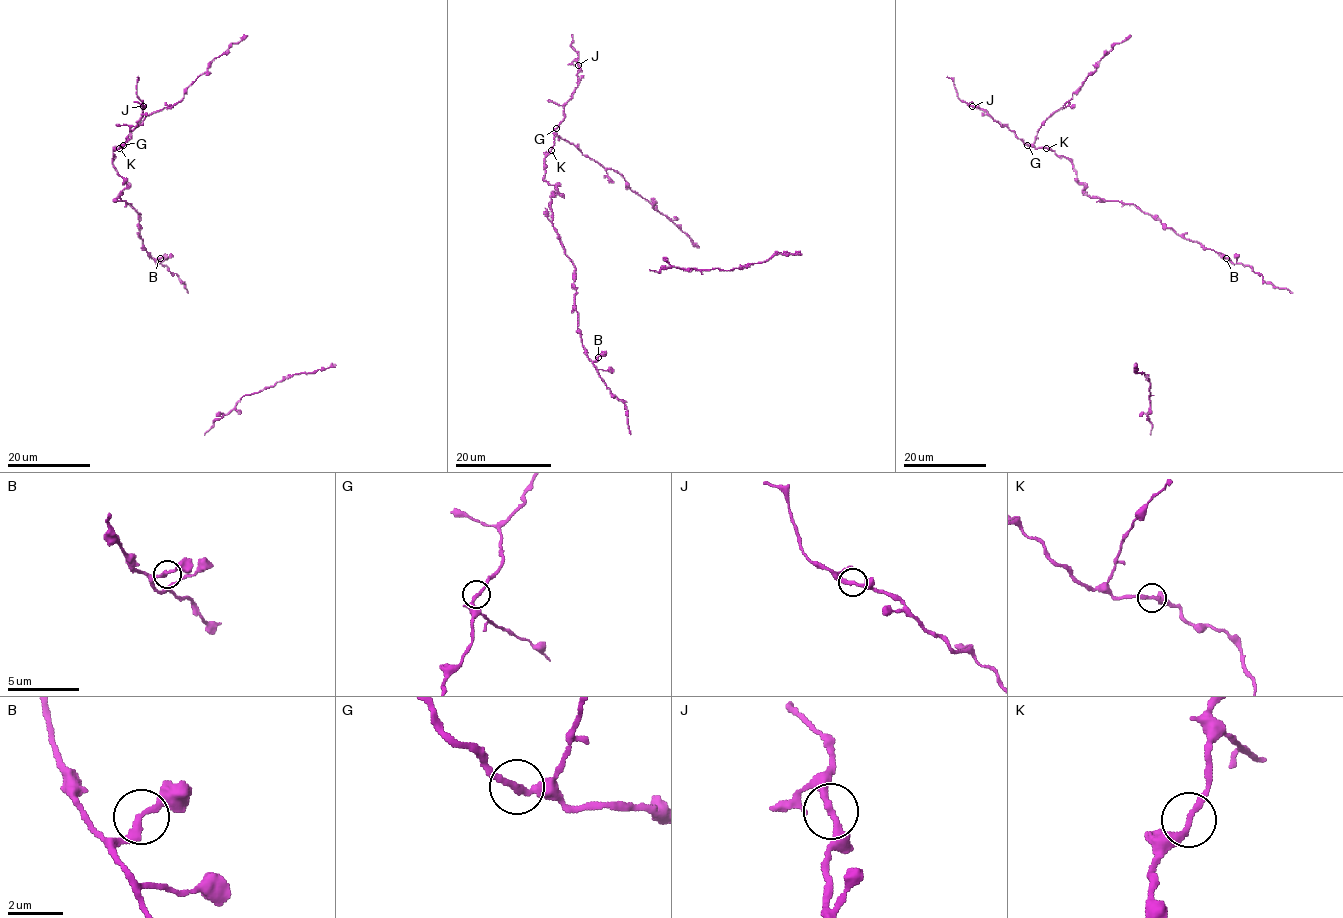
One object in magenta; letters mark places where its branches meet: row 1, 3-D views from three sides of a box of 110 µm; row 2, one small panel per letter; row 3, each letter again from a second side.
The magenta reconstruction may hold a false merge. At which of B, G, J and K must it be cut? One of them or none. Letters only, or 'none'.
none

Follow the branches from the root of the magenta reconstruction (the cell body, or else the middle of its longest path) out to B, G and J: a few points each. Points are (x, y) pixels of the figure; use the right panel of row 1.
B: (1169, 228), (1226, 258)
G: (1169, 228), (1133, 204), (1091, 198), (1067, 158), (1046, 148), (1027, 145)
J: (1169, 228), (1133, 204), (1091, 198), (1067, 158), (1046, 148), (1028, 146), (986, 111), (972, 106)

